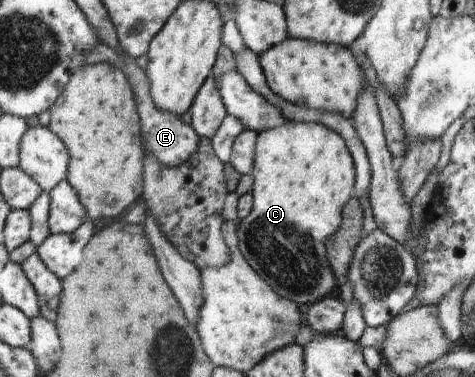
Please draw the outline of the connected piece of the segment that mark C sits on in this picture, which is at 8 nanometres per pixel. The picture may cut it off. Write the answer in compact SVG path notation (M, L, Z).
M286 121L284 125L264 130L257 133L257 142L255 143L255 158L251 171L254 175L254 182L251 190L253 197L253 210L241 221L237 222L237 238L239 248L248 265L278 294L280 297L293 301L302 309L317 302L324 296L329 296L330 291L338 285L335 275L333 274L331 265L327 258L325 250L325 239L334 235L340 227L343 209L346 203L354 195L353 189L355 186L355 165L350 150L346 147L346 142L335 131L332 131L324 124L316 122L293 122Z

